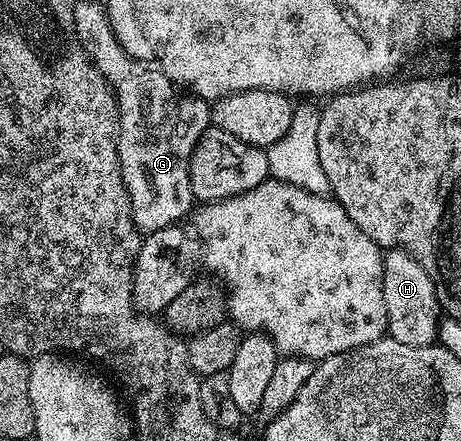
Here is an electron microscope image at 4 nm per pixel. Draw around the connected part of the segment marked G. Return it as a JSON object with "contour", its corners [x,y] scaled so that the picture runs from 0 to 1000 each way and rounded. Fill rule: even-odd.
{"contour":[[[202,93],[202,102],[219,102],[219,111],[202,111],[193,132],[200,134],[202,150],[234,179],[236,193],[254,215],[254,349],[262,372],[262,404],[284,451],[289,501],[308,531],[334,528],[364,510],[386,508],[412,490],[423,465],[410,404],[410,363],[423,342],[427,317],[456,290],[456,231],[443,220],[423,220],[395,206],[347,154],[325,152],[286,132],[267,102],[260,111],[236,111],[245,93]]]}

